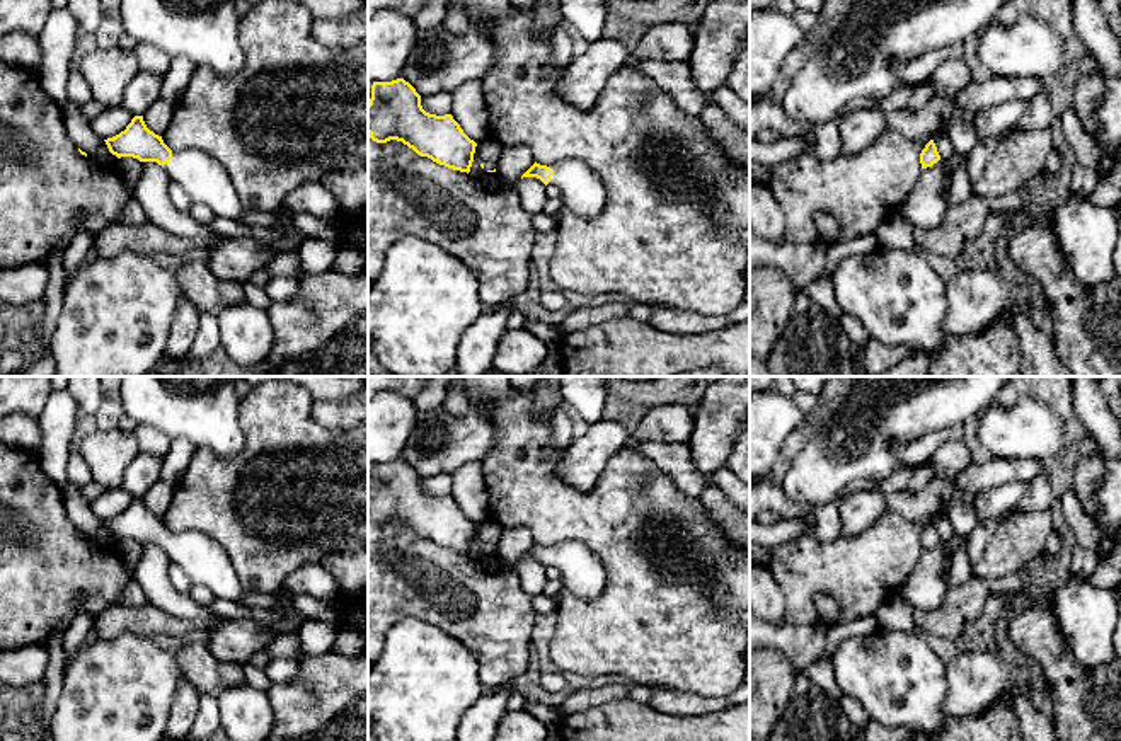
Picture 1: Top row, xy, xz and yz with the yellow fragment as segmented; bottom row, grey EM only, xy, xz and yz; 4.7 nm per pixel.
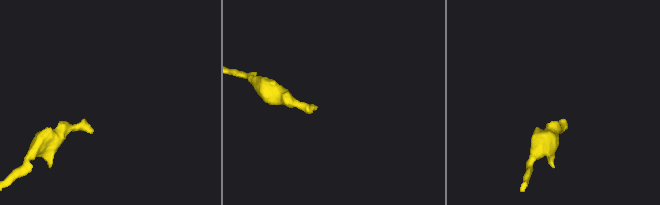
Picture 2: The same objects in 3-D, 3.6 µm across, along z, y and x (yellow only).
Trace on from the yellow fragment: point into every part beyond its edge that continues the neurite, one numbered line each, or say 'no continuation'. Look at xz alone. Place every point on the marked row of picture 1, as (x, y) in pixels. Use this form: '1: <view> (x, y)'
1: xz (581, 191)

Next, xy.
1: xy (205, 181)

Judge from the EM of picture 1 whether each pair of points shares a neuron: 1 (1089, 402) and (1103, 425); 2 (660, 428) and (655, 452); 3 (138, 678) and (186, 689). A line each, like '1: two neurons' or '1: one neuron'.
1: one neuron
2: two neurons
3: two neurons

